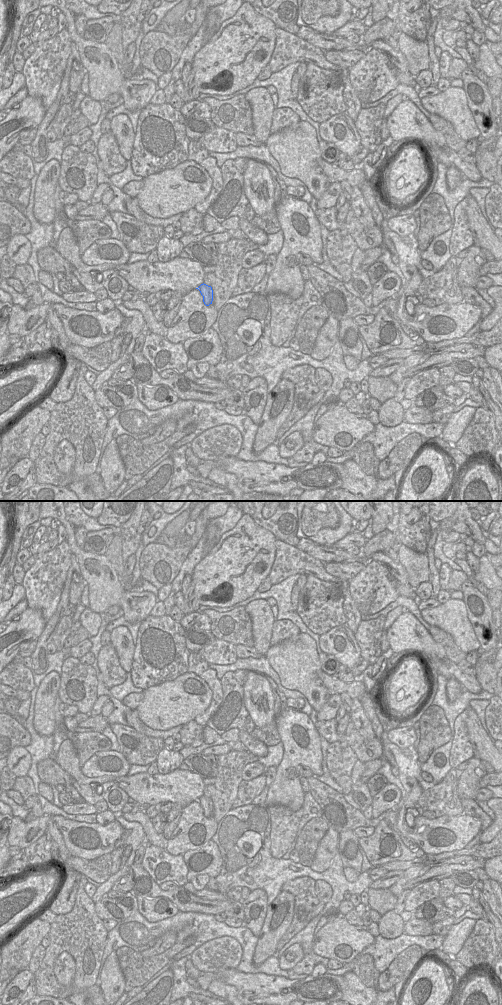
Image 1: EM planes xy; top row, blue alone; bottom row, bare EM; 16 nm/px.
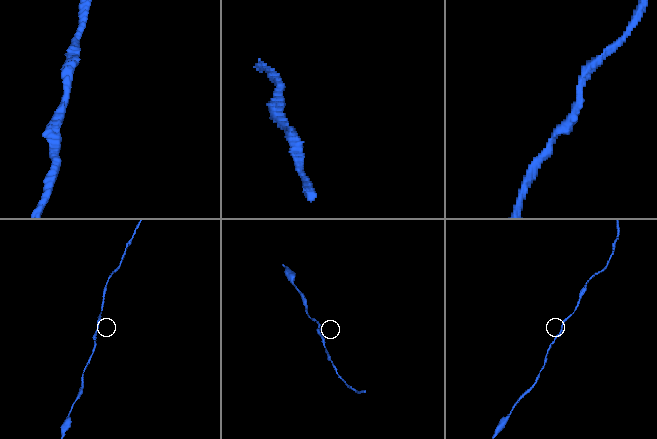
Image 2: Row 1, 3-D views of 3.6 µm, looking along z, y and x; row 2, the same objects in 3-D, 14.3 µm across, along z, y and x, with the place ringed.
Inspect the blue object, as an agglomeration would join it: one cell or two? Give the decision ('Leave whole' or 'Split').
Leave whole

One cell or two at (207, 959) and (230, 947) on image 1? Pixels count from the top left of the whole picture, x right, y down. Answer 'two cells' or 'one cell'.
one cell

